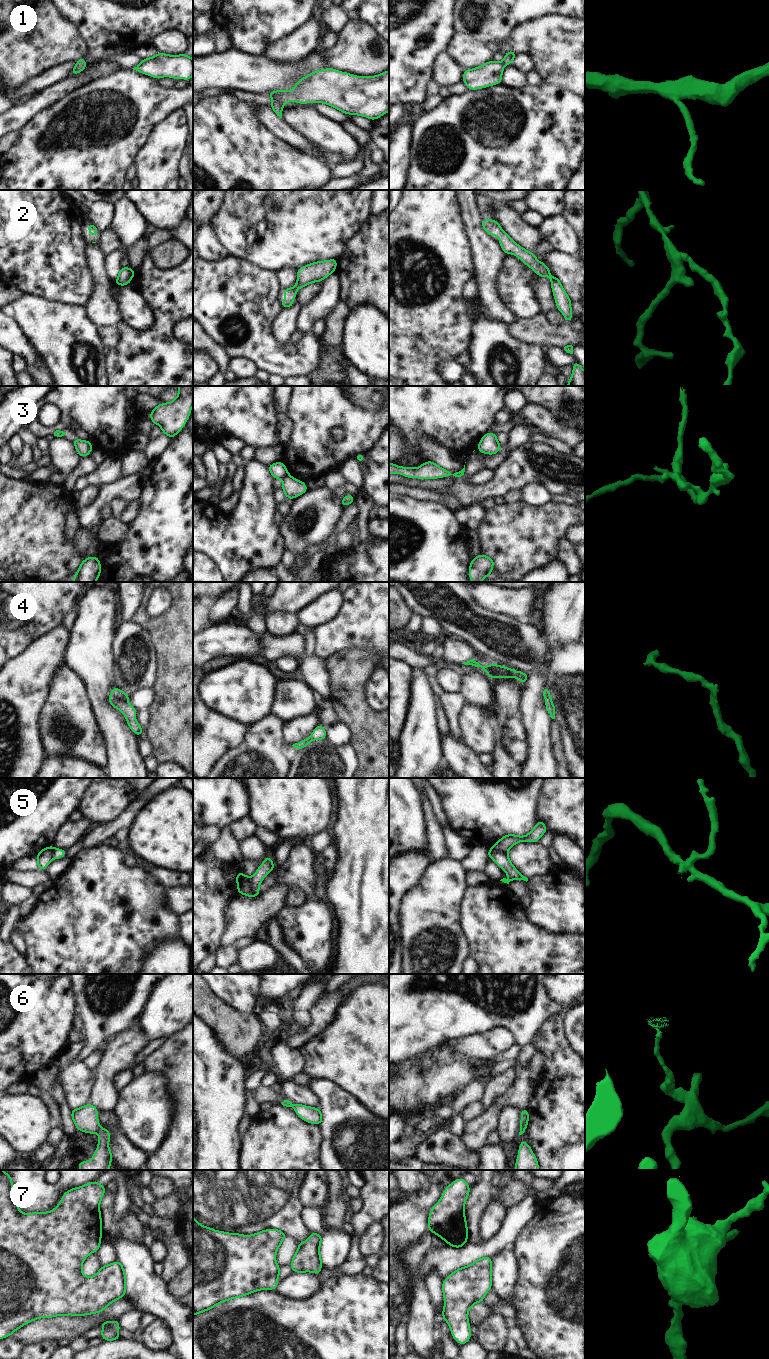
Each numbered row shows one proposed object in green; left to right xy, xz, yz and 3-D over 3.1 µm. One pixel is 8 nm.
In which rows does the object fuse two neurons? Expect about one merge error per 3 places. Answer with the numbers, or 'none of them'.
3, 4, 5, 6

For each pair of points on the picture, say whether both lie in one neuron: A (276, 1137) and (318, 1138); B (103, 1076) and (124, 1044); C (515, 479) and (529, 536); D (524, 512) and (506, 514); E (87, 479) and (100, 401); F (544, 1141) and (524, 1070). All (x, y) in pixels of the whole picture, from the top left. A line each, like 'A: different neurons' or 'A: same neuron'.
A: same neuron
B: same neuron
C: different neurons
D: same neuron
E: different neurons
F: different neurons

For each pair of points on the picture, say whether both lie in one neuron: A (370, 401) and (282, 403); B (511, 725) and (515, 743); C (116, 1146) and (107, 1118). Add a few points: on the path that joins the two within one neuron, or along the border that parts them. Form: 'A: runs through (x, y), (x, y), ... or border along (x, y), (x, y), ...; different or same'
A: border along (290, 396), (284, 412); different
B: runs through (513, 729), (515, 739); same
C: runs through (116, 1139), (116, 1130), (113, 1125); same

